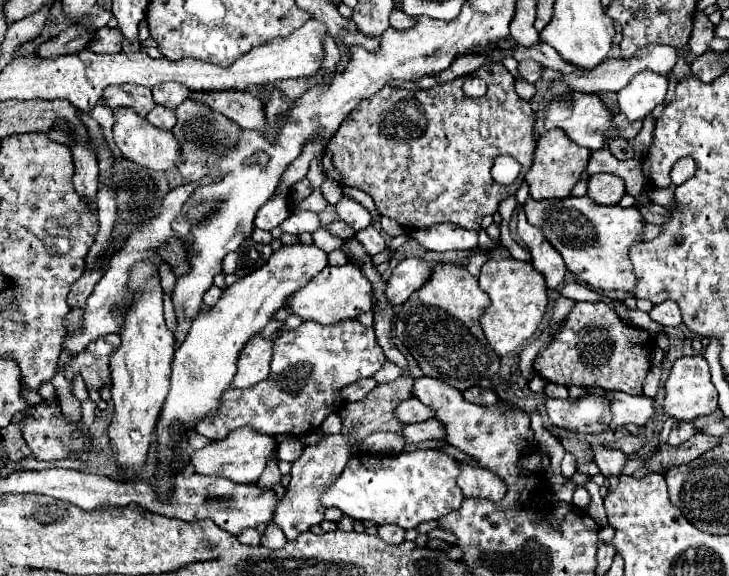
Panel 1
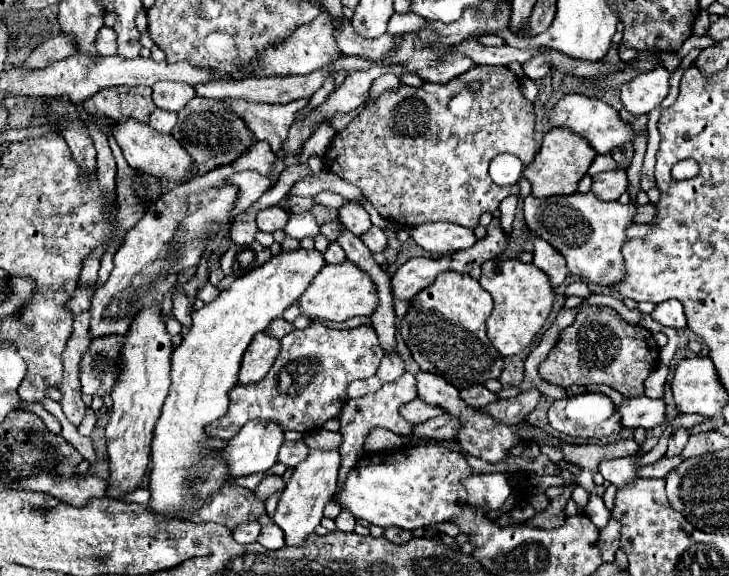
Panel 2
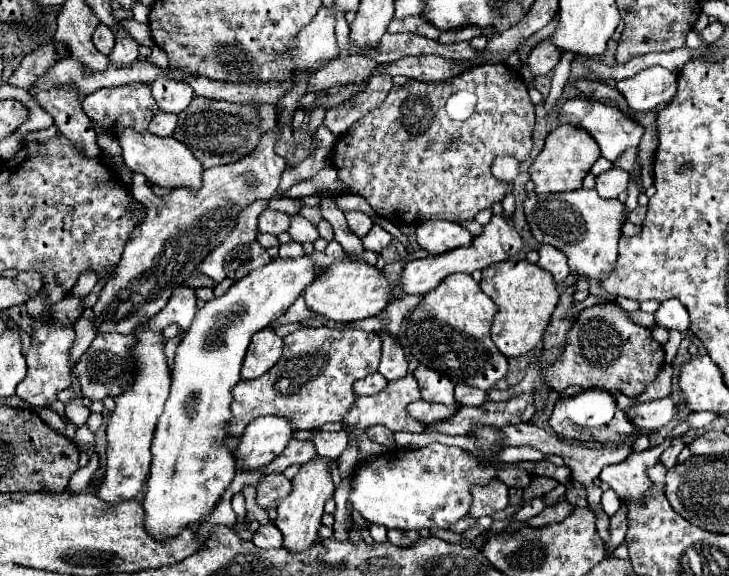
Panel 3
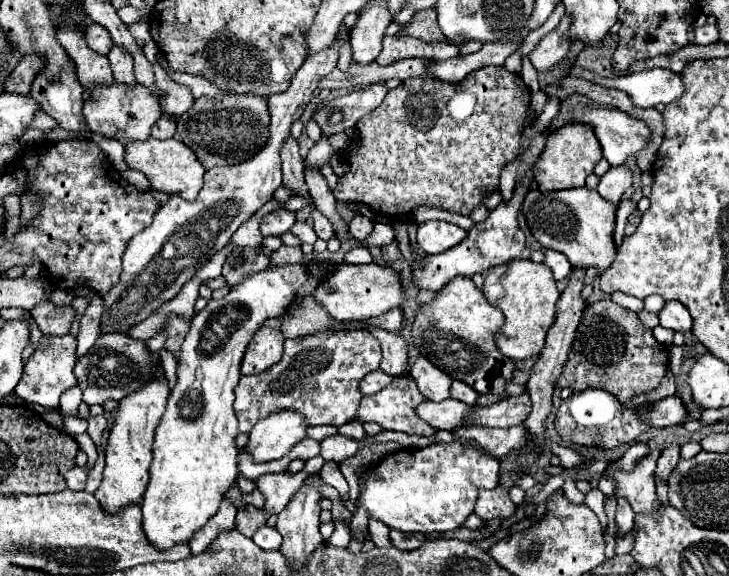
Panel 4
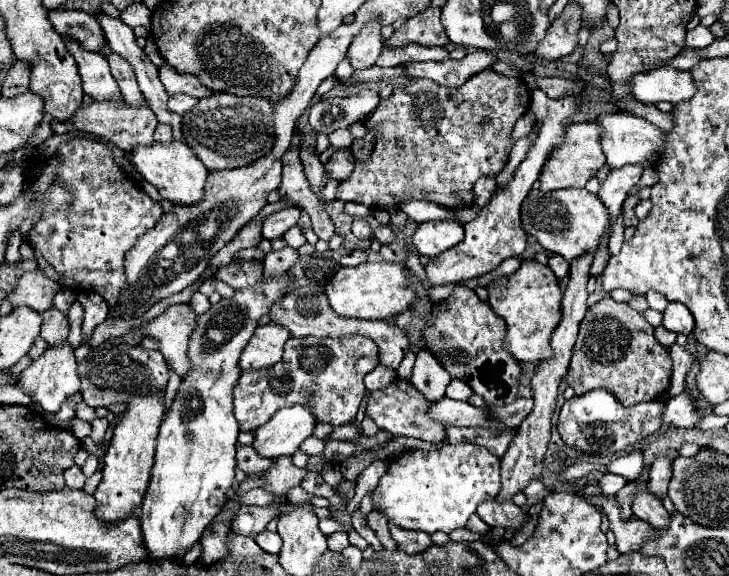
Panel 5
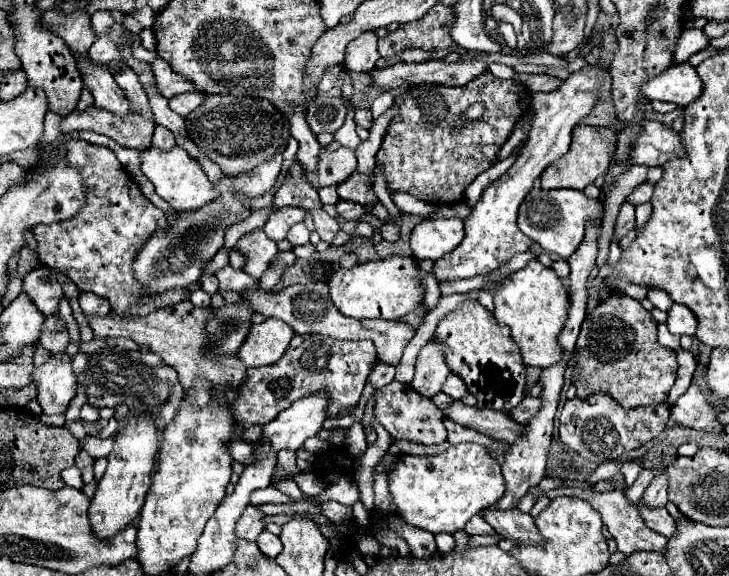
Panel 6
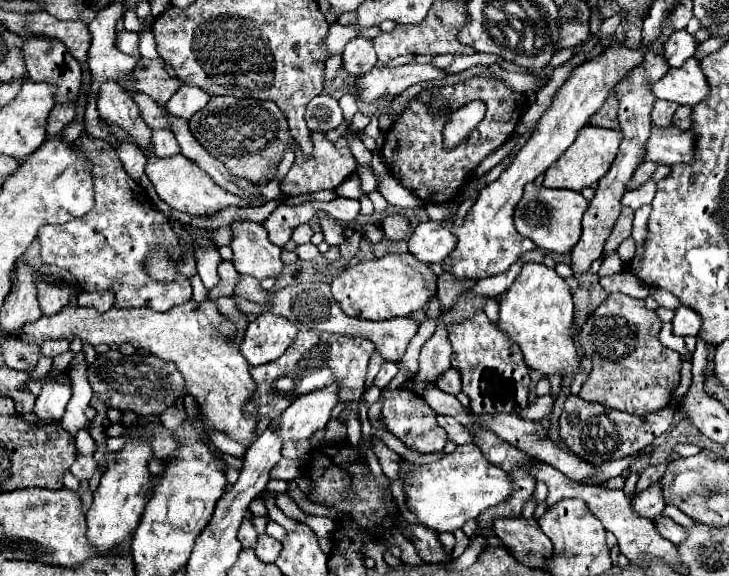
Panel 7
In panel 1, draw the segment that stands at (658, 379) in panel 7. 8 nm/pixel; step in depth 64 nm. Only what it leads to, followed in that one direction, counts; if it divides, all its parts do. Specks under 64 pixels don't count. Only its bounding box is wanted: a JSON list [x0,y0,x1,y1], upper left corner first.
[534,302,654,394]

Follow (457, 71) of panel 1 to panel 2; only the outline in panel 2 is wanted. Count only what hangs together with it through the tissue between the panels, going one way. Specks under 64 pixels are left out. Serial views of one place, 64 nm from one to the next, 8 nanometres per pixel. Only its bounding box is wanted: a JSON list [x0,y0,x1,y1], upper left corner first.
[418,52,476,82]

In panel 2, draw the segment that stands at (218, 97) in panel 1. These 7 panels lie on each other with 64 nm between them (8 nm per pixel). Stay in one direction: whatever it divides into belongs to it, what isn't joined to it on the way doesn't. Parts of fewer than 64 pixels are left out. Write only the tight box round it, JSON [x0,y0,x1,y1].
[222,98,308,152]

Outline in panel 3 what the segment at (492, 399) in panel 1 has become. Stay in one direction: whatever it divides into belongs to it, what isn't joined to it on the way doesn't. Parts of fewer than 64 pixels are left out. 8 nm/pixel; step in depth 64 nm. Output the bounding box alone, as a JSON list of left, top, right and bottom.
[456,384,488,406]

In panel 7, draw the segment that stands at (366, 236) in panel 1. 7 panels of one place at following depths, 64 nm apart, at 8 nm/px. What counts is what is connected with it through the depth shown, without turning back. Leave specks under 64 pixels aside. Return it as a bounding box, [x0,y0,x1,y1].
[382,216,408,242]

